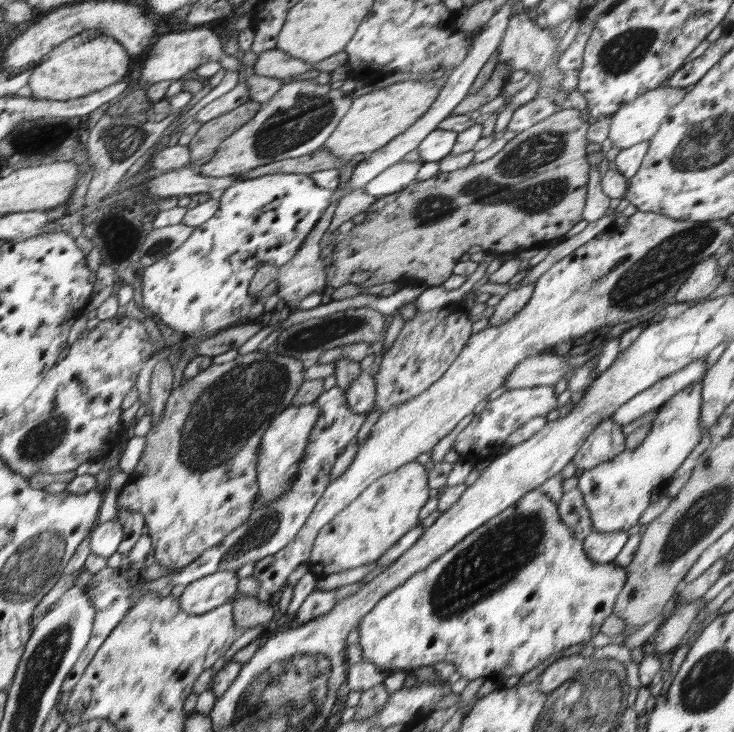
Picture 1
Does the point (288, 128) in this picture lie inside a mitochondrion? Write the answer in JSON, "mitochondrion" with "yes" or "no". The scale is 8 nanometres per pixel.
{"mitochondrion":"yes"}

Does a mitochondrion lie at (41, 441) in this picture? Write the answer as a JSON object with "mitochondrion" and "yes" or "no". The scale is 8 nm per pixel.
{"mitochondrion":"yes"}

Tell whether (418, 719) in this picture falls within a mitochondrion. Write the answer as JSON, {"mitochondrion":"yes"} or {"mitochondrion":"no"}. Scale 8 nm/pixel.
{"mitochondrion":"no"}

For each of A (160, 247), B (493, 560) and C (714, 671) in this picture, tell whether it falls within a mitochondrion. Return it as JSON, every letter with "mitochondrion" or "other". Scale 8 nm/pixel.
{"A":"mitochondrion","B":"mitochondrion","C":"mitochondrion"}

